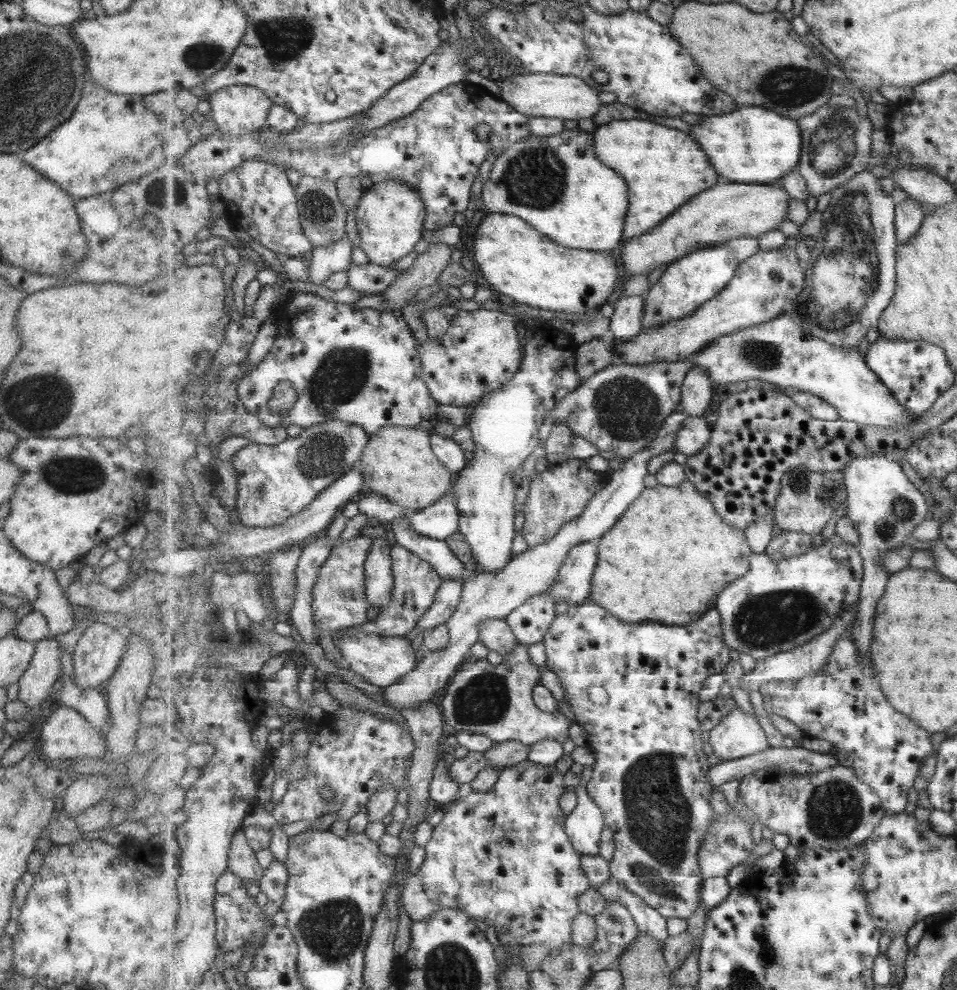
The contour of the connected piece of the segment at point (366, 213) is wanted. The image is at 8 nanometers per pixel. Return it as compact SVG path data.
M389 179L382 183L372 184L364 191L358 207L355 209L357 228L359 230L359 246L367 254L369 262L384 267L391 266L393 262L401 260L409 252L413 252L415 244L423 238L423 229L425 229L428 210L421 196L421 193L405 181L399 179Z

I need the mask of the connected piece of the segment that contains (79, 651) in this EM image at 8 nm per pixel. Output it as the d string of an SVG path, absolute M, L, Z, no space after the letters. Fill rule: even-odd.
M93 619L93 623L83 630L73 646L72 683L77 688L85 689L95 689L99 684L105 683L122 657L125 643L125 638L116 630Z

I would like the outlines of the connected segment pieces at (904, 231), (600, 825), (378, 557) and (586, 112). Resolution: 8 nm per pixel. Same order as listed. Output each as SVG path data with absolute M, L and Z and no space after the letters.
M909 198L896 205L896 227L899 245L905 244L923 224L926 214L919 199Z
M577 785L575 790L579 798L578 806L567 818L567 834L582 856L598 856L602 833L607 827L604 811L590 798L586 786Z
M391 535L375 538L366 562L368 604L377 607L379 612L391 602L395 587L393 542Z
M545 73L512 74L499 83L501 100L507 102L514 110L521 111L529 117L562 118L563 120L593 119L604 106L599 98L600 90L589 86L585 79L569 75Z

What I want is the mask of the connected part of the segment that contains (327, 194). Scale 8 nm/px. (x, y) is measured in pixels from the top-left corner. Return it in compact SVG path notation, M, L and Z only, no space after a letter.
M301 175L295 191L300 202L300 217L303 219L305 232L315 247L329 246L346 237L345 224L347 224L348 208L341 200L335 181Z

